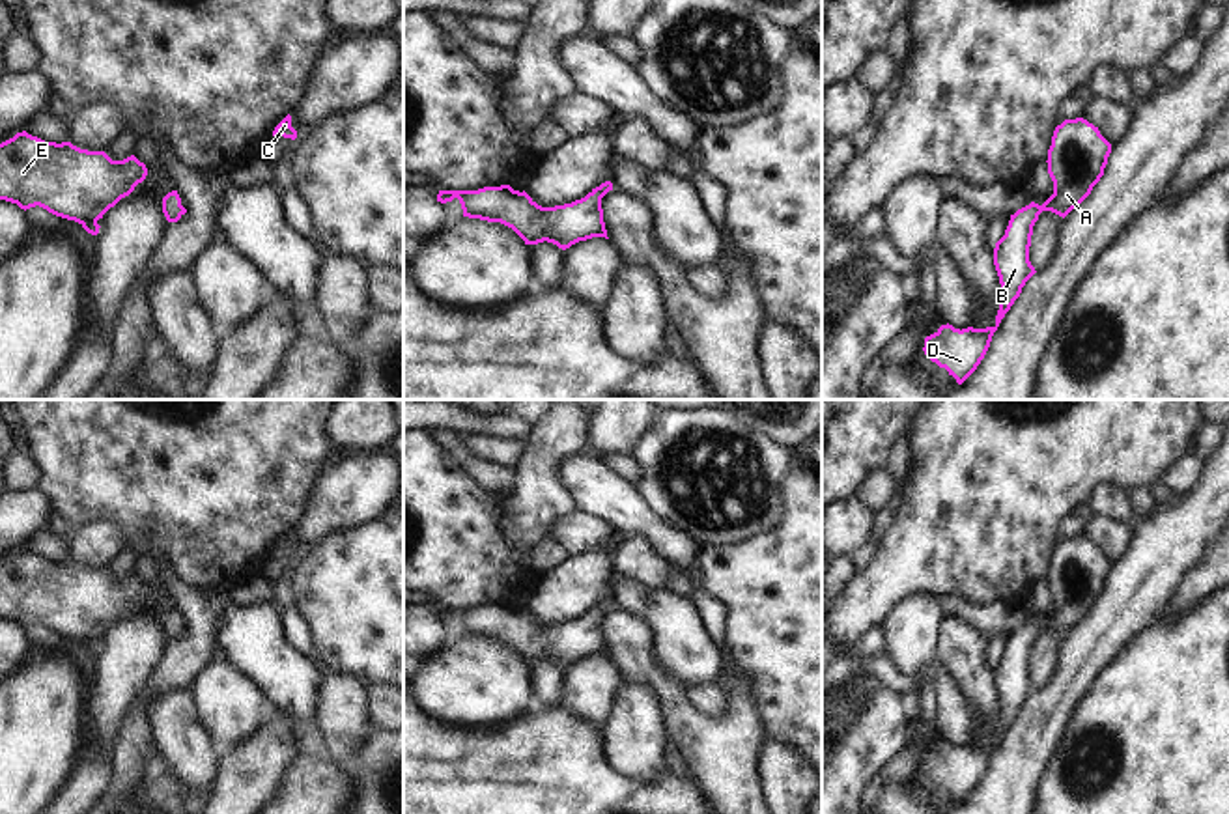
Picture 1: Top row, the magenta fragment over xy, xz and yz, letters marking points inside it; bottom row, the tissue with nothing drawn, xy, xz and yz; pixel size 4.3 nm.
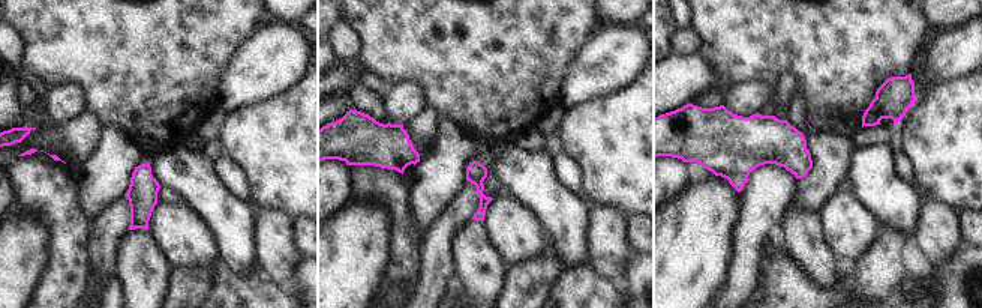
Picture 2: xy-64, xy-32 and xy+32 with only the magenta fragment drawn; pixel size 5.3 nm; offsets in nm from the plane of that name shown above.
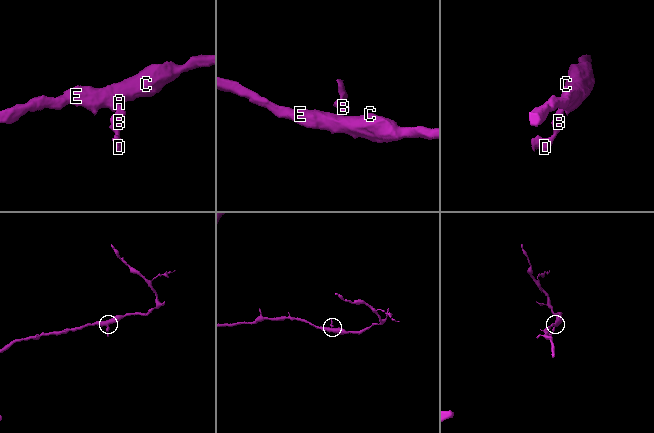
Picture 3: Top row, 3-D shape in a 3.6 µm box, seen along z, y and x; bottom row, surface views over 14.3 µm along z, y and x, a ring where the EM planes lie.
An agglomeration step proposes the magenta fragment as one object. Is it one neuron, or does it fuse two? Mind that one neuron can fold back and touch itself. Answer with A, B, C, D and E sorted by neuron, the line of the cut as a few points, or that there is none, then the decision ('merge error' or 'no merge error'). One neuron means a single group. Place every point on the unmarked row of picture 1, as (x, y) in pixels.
A B C D E | no cut | no merge error

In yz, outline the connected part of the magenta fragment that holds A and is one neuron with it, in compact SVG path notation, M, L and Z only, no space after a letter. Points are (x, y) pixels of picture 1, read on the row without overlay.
M1083 536L1065 538L1055 545L1048 568L1048 592L1053 612L1042 622L1031 620L1010 633L1005 653L996 661L994 683L1001 702L996 743L986 747L954 747L941 743L925 756L925 773L945 786L962 803L984 777L1001 737L1020 715L1025 700L1037 691L1029 680L1033 644L1042 629L1067 635L1104 594L1111 562L1098 545Z

